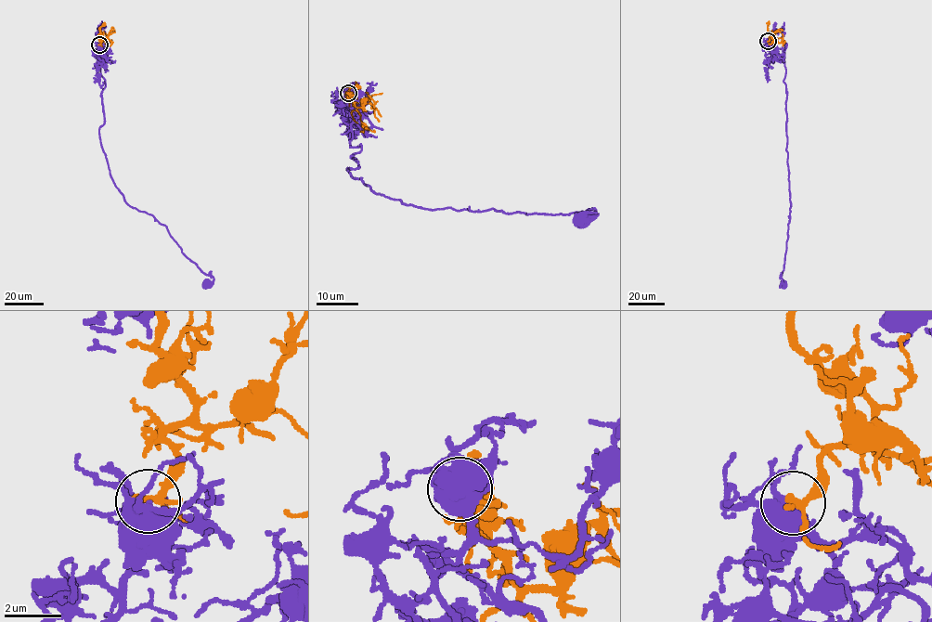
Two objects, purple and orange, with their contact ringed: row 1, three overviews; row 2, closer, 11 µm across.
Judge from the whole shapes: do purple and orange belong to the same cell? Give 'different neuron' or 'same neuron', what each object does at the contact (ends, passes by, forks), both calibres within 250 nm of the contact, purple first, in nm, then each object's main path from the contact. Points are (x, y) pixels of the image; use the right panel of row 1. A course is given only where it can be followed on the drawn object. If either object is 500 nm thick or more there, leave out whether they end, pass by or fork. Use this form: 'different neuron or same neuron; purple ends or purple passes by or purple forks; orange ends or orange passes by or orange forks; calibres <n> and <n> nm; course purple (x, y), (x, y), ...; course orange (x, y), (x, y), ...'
same neuron; calibres 550 and 190 nm; course purple (768, 42), (777, 48), (772, 56), (784, 63), (785, 69), (786, 150), (791, 212), (780, 278), (783, 285); course orange (768, 41), (775, 38), (771, 35), (776, 31), (783, 30)

